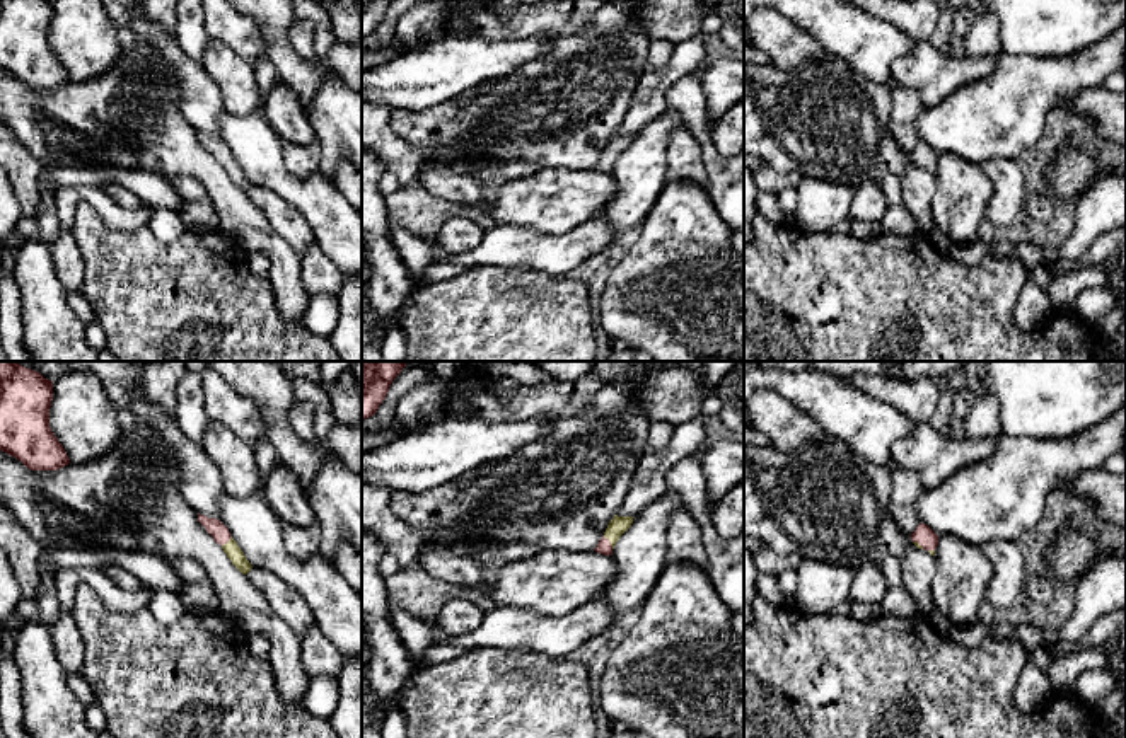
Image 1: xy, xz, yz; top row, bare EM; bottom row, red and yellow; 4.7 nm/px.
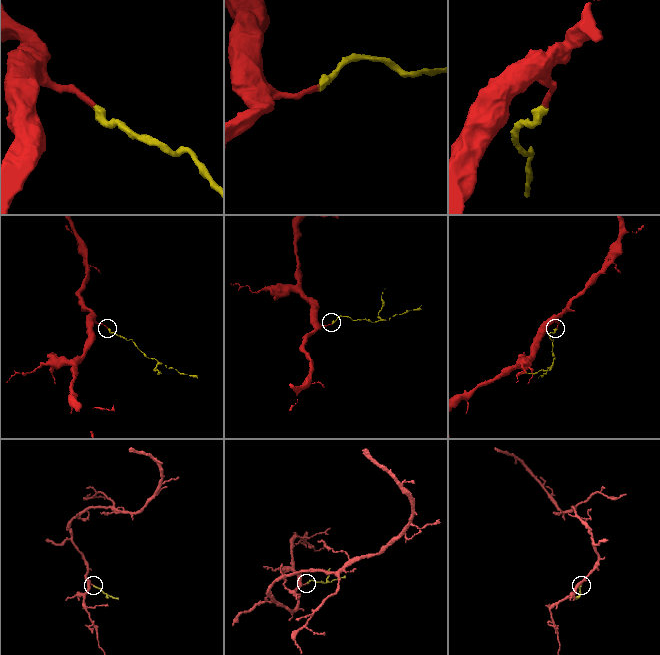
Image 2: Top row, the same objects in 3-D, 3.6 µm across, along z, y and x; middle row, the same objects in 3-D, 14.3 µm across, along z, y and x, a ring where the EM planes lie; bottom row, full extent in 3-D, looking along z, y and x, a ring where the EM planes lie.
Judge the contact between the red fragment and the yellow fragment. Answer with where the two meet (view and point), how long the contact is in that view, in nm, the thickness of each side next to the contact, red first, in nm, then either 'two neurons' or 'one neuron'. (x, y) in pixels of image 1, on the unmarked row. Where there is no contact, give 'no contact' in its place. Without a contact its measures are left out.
xz (609, 161) | 80 nm | 70/90 nm | one neuron

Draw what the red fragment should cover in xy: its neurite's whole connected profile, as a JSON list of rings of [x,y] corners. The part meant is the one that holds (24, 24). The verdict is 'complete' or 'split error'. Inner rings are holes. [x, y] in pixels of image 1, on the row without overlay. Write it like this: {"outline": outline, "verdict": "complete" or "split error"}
{"outline": [[[0,0],[0,68],[31,89],[58,89],[70,77],[49,46],[53,0]]], "verdict": "complete"}

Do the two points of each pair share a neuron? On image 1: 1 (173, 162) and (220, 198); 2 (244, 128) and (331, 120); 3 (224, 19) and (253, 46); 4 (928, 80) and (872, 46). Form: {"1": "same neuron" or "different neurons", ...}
{"1": "same neuron", "2": "different neurons", "3": "same neuron", "4": "different neurons"}

